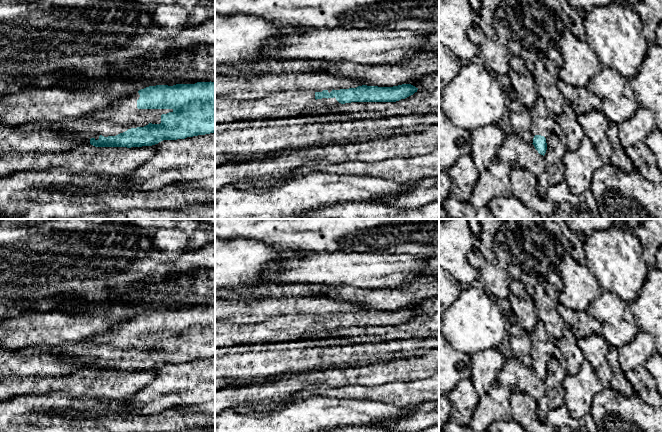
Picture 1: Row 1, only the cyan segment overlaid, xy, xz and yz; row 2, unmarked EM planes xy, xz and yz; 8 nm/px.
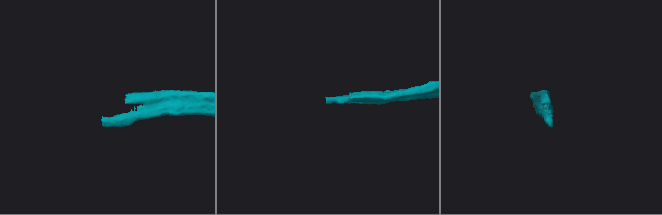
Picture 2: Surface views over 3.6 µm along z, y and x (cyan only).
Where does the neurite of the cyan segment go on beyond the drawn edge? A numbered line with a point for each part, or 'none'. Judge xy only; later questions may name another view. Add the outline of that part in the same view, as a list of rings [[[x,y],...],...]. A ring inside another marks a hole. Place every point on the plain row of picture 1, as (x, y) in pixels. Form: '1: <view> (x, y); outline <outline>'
1: xy (125, 336); outline [[[136,316],[95,336],[93,346],[116,345],[119,350],[118,357],[123,357],[128,353],[144,351],[149,347],[160,348],[162,338],[173,336],[173,333],[138,333],[139,321],[139,317]]]

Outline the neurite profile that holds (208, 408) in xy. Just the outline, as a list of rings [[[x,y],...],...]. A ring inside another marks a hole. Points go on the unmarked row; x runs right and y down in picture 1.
[[[215,401],[192,405],[174,405],[172,408],[188,413],[200,413],[215,418]]]

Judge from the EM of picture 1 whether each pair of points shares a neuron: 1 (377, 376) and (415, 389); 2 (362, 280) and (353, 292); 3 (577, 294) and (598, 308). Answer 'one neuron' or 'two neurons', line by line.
1: two neurons
2: two neurons
3: two neurons

